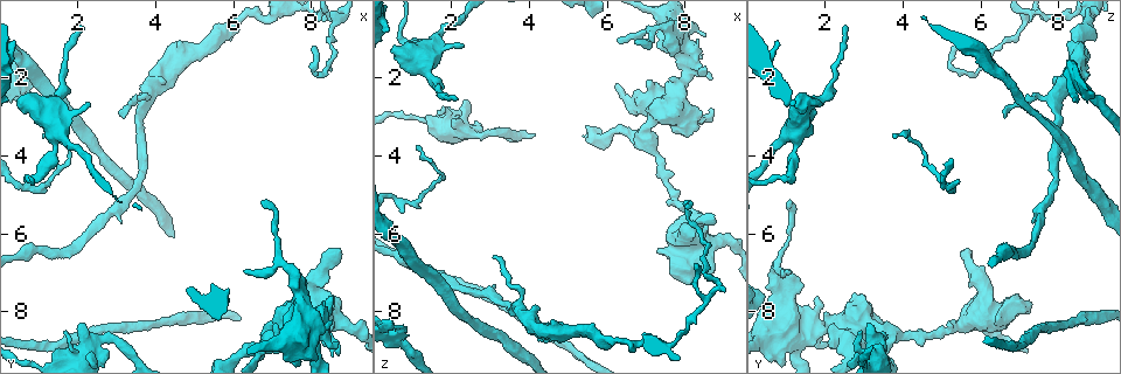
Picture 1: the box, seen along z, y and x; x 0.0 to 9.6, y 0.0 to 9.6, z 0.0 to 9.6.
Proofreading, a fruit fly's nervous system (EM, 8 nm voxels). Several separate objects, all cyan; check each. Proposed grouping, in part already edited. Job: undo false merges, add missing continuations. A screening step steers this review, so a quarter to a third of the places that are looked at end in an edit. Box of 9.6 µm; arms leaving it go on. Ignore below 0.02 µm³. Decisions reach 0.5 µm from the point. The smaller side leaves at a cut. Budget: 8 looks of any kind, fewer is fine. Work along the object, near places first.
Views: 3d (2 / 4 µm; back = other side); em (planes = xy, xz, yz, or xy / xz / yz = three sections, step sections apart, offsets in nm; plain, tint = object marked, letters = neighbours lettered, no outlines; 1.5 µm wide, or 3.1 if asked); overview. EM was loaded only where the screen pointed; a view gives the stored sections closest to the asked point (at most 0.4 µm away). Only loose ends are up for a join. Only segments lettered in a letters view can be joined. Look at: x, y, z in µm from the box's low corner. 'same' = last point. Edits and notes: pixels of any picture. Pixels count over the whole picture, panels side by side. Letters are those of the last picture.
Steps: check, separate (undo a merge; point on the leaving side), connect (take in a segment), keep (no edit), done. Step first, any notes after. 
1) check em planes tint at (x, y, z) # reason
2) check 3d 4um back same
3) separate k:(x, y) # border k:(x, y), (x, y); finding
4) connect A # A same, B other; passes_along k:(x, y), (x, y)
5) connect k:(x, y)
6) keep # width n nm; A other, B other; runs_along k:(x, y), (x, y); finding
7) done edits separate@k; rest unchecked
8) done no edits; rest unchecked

check em xy step 8 plain at (7.30, 8.15, 6.50)

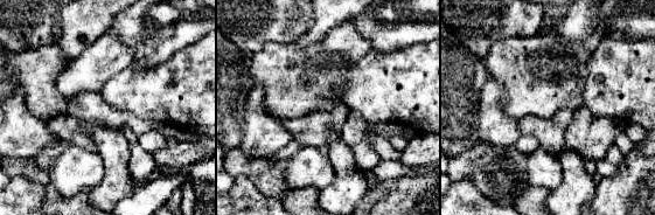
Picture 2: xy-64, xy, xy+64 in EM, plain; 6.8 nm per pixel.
check em xy step 8 letters same

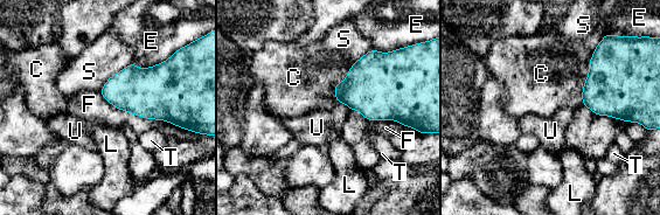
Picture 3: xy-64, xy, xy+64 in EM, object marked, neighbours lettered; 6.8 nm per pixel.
keep # C other, E other, F other, L other, S other, T other, U other; border 3:(594, 50), (582, 91), (582, 105); none of them fits

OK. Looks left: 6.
check 3d 4um at (8.10, 1.10, 5.30) # long arm stops here

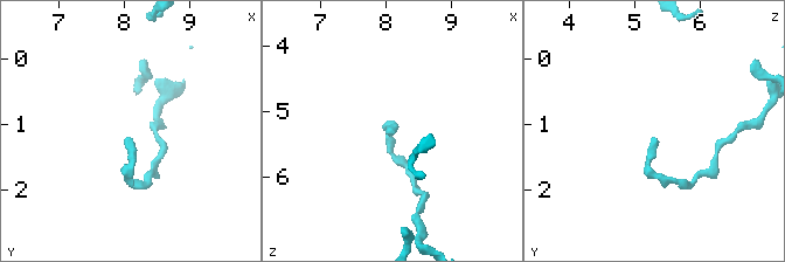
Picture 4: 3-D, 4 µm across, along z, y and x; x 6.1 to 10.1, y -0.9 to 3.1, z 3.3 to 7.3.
check em planes letters at (8.10, 1.20, 5.30)

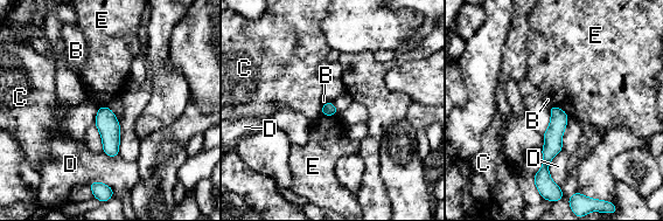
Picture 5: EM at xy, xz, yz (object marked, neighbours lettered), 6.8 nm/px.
keep # width 90 nm; longest_contact D 260 nm; B other, C other, D other, E other; none of them fits

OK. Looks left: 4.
check em planes letters at (2.05, 0.65, 2.50) # thin end

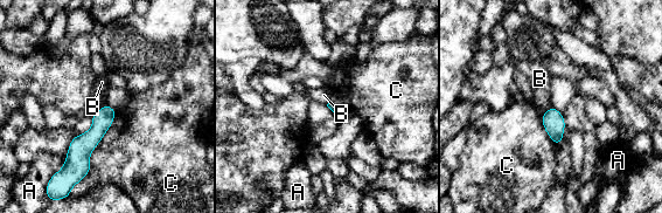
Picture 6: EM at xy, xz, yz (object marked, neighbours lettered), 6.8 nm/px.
keep # longest_contact C 440 nm; A other, B other, C other; no lettered segment goes on from it

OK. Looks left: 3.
done no edits; rest unchecked

